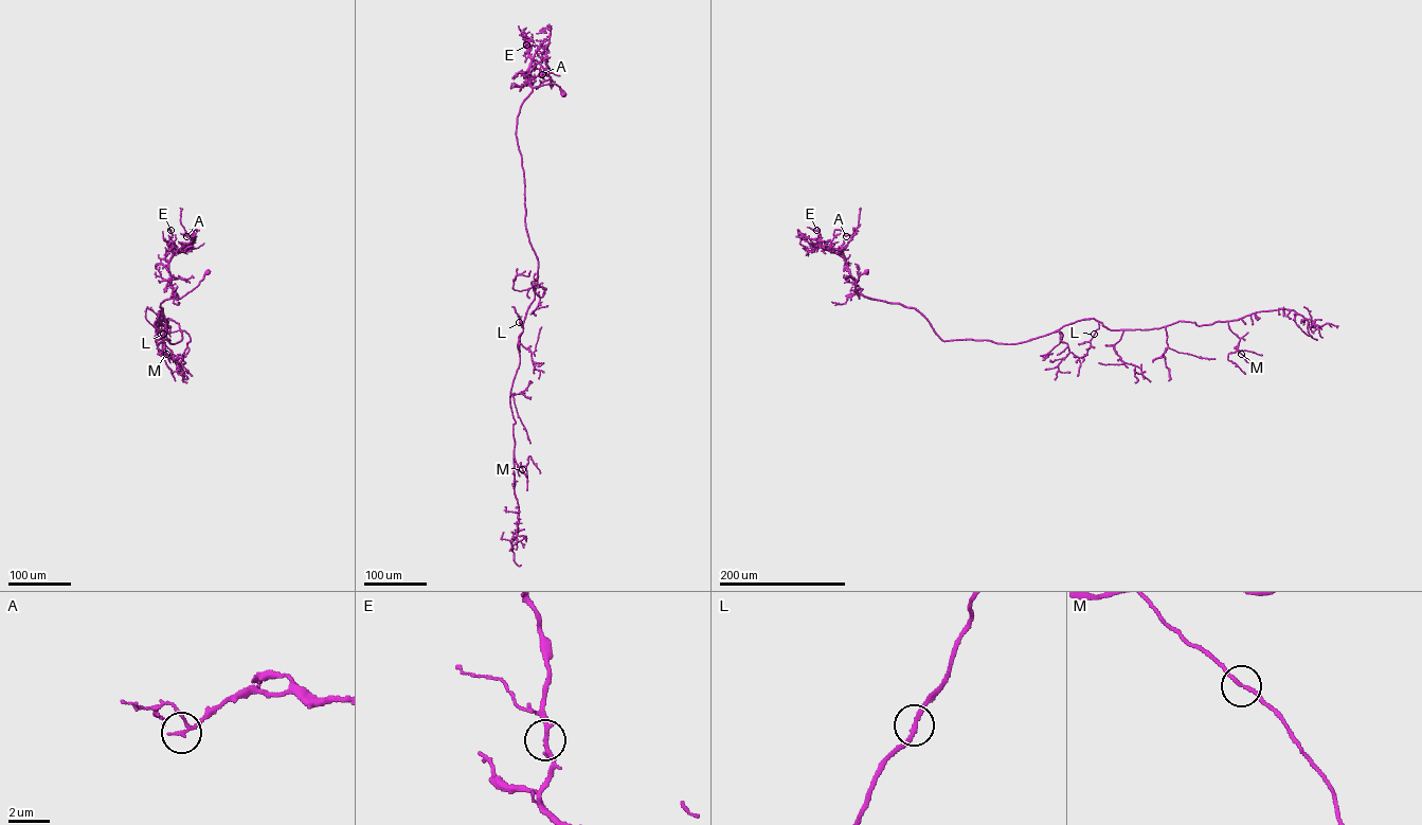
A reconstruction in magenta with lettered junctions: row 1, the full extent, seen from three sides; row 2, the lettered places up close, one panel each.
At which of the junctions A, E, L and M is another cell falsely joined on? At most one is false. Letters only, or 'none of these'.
none of these

